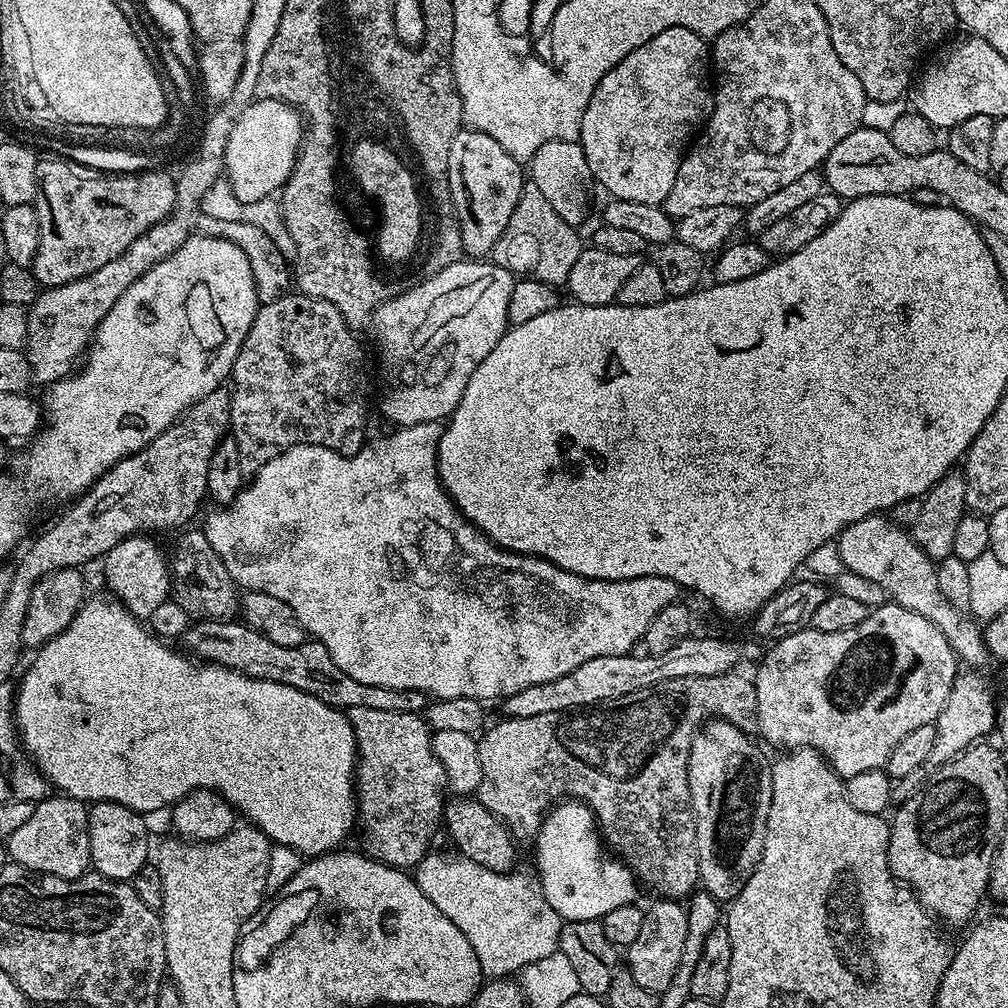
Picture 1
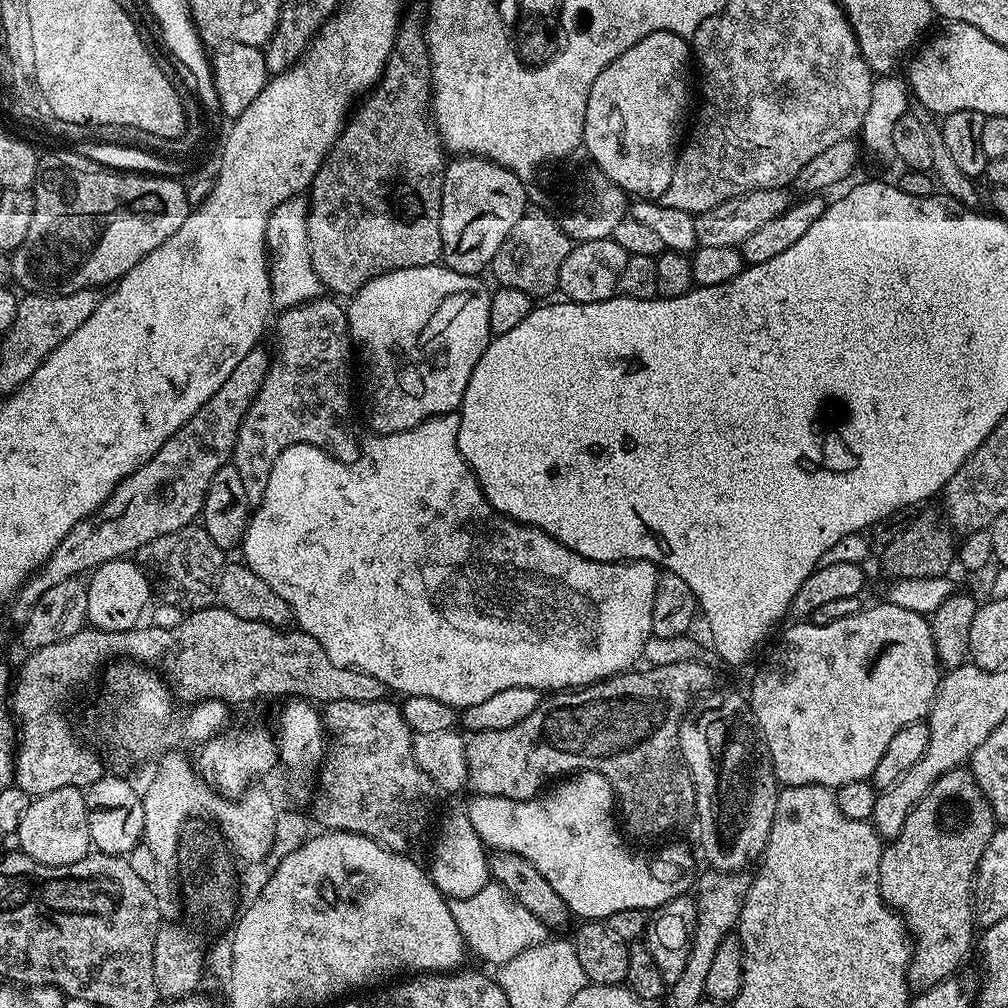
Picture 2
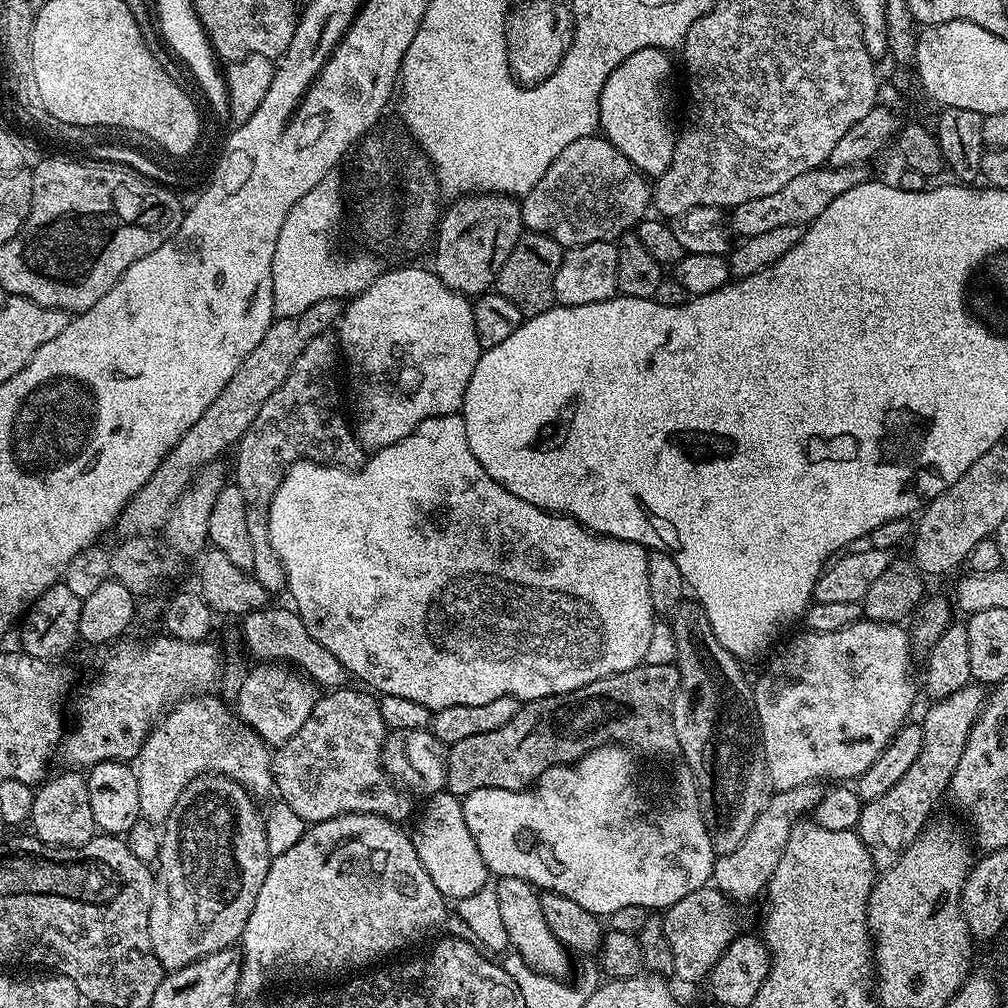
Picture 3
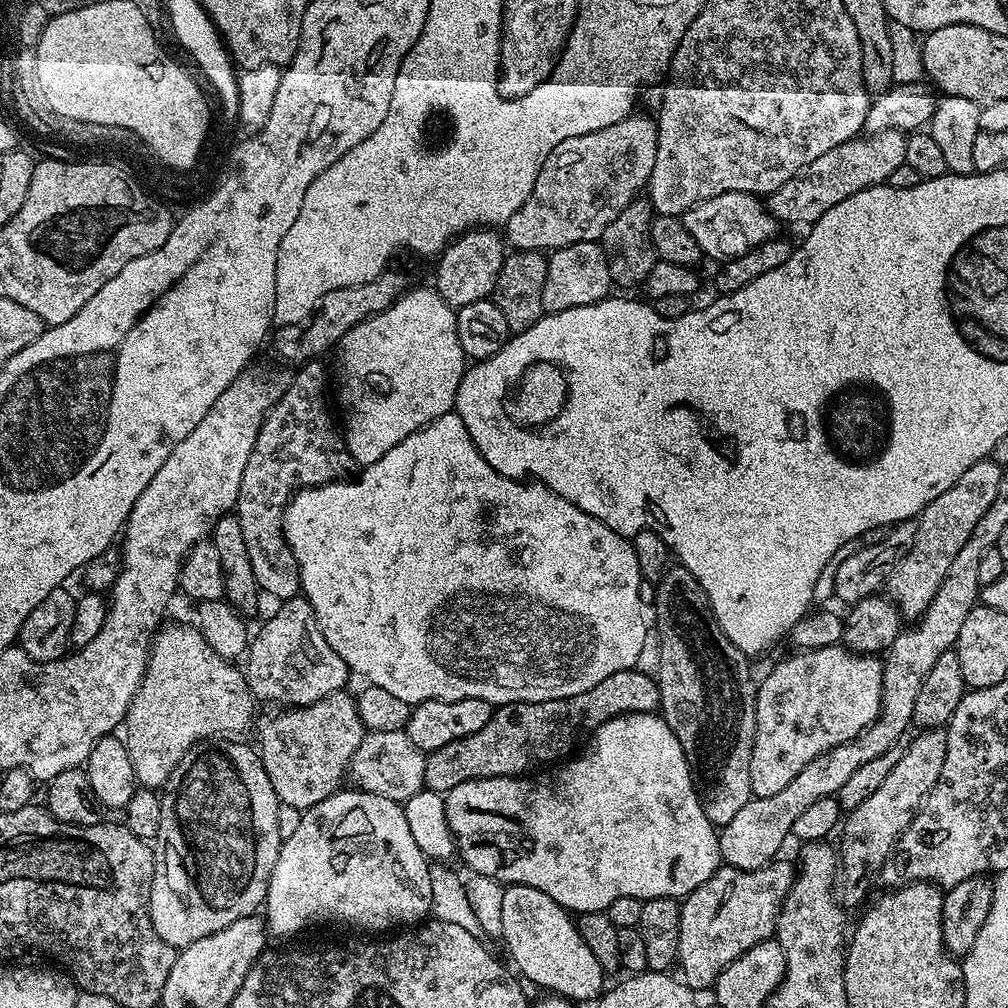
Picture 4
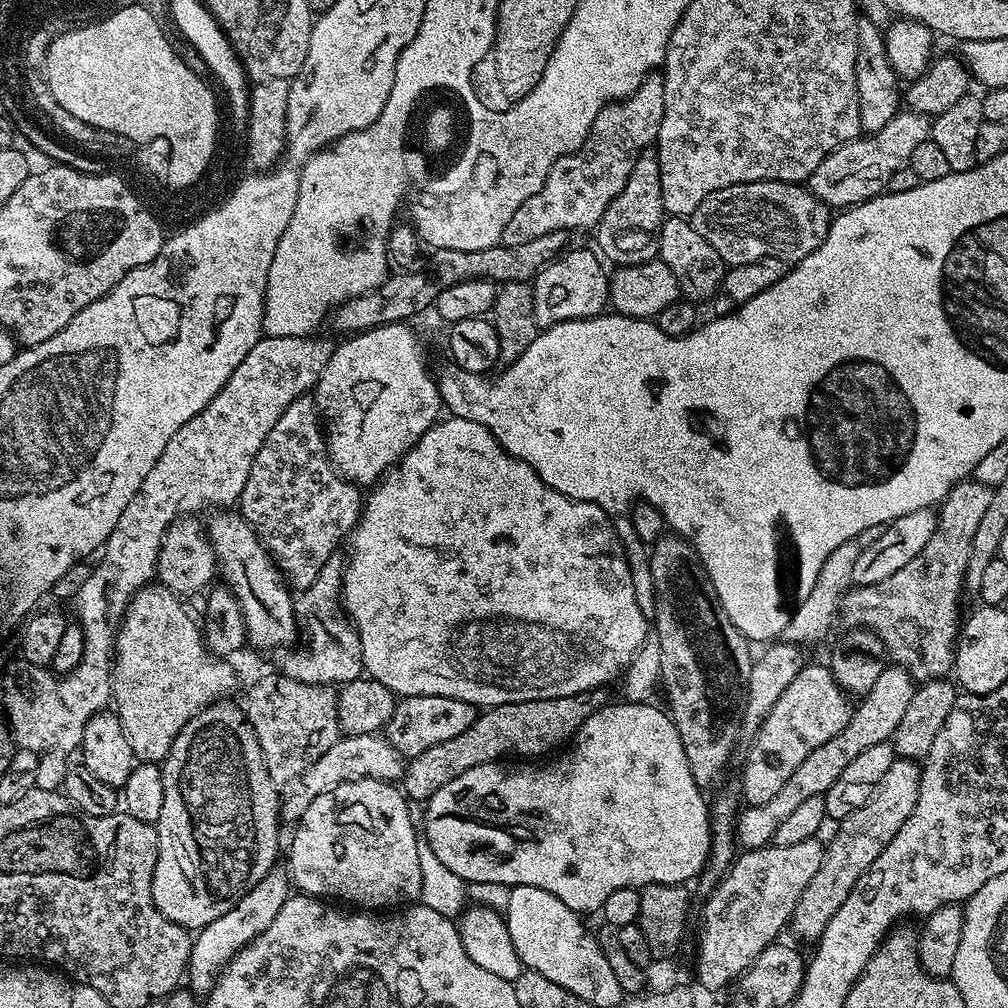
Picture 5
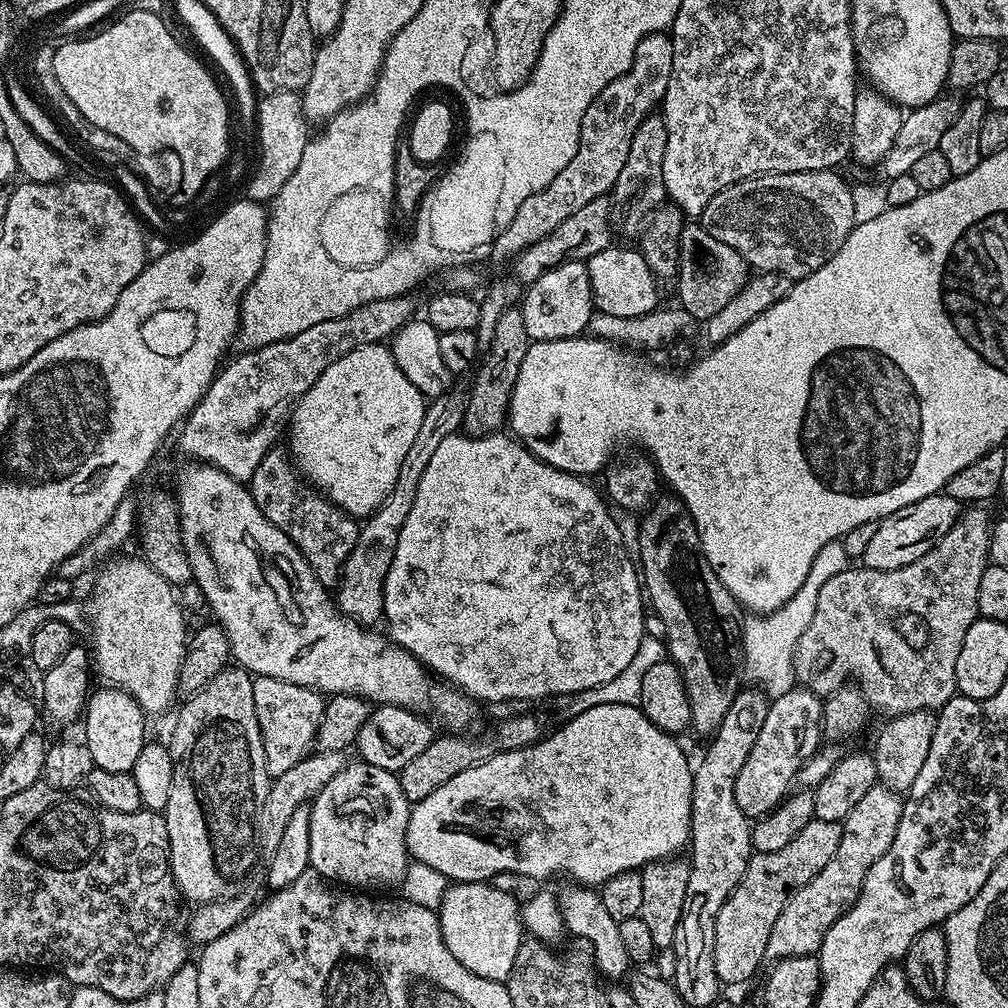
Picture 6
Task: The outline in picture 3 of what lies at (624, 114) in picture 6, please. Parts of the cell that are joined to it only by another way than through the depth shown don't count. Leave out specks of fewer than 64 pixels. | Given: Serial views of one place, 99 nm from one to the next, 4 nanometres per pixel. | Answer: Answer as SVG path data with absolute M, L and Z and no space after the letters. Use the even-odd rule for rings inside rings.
M603 135L578 138L578 142L567 144L566 150L562 150L562 154L550 162L538 186L534 186L534 190L530 190L530 194L519 201L520 223L529 232L554 238L554 242L558 242L565 250L590 242L612 242L635 229L649 215L653 191L649 177L639 172L626 158L626 154L619 152Z

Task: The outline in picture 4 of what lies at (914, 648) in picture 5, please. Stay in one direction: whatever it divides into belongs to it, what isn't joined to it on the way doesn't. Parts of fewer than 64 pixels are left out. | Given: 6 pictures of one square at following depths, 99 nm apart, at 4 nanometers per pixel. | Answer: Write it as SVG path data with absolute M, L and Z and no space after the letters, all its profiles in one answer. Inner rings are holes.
M991 458L974 462L974 466L970 466L970 470L966 470L966 474L962 474L962 478L958 478L958 482L954 482L946 494L938 494L938 498L934 498L934 502L924 508L922 526L917 527L912 547L896 563L892 575L886 581L887 595L905 621L919 620L920 615L930 606L958 550L966 546L966 538L970 538L970 533L986 514L990 502L994 502L998 494L998 482L1002 482L1004 471Z

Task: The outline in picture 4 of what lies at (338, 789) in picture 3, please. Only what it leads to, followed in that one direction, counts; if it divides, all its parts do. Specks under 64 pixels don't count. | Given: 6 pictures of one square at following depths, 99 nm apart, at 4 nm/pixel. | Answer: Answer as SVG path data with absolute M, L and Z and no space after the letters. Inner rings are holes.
M341 690L334 694L326 694L326 698L313 704L277 712L280 712L277 716L262 721L260 729L259 724L255 729L255 743L258 745L260 761L281 804L301 810L313 808L315 804L334 794L343 785L340 783L345 783L348 764L354 758L354 750L358 750L362 738L366 735L363 720L359 717L357 697L353 694L351 696L348 690Z

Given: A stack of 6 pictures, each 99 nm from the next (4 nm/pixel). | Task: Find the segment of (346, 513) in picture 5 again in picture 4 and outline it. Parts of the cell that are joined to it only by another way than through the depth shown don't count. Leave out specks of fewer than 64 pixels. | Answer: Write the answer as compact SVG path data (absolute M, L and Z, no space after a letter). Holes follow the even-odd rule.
M313 358L295 369L296 377L287 381L284 393L269 410L258 430L254 450L250 450L250 462L246 462L246 470L242 473L242 486L238 486L234 515L238 518L238 526L242 526L246 554L250 558L250 566L254 566L256 587L265 597L273 596L276 602L293 600L301 595L300 565L296 563L290 546L284 540L284 510L289 500L302 488L348 482L358 472L356 459L345 446L337 421L336 424L332 421L332 412L328 409L328 376L320 363L319 359Z

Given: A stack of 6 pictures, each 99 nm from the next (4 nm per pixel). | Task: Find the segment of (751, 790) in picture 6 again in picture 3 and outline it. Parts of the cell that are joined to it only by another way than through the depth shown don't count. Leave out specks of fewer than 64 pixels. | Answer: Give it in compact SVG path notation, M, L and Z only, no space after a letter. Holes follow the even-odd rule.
M862 618L850 626L842 626L842 630L830 630L829 632L801 631L801 636L788 640L784 649L768 664L768 669L754 680L752 703L754 715L758 725L758 739L762 749L764 770L768 774L768 783L777 792L782 790L794 790L794 786L803 784L815 784L817 782L848 782L860 776L888 743L895 738L897 730L904 727L909 719L908 711L912 708L912 652L914 645L910 639L907 627L899 623L883 624L877 620Z

